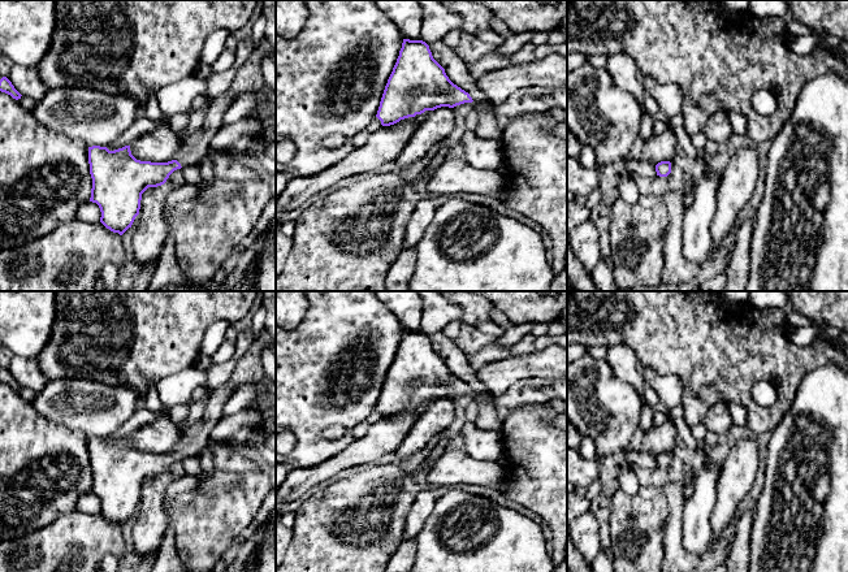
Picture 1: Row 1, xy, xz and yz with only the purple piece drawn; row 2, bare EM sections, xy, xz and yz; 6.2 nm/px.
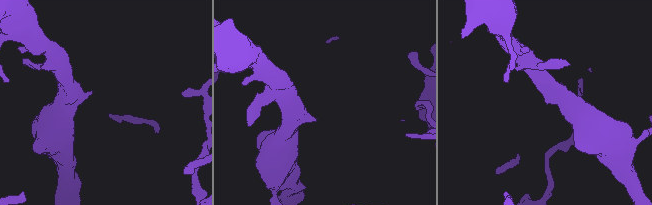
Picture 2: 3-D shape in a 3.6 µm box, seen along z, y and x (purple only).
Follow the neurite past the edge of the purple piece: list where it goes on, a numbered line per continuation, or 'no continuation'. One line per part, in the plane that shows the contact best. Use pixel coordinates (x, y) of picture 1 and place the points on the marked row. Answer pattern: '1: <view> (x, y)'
1: xy (197, 146)

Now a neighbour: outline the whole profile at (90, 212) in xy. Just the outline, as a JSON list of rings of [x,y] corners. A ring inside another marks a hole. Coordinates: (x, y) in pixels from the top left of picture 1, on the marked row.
[[[87,202],[79,207],[77,212],[77,220],[85,222],[98,222],[100,221],[101,212],[96,203]]]

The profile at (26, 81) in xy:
[[[14,64],[7,78],[22,96],[27,96],[35,101],[42,99],[48,90],[48,86],[39,78],[35,68]]]

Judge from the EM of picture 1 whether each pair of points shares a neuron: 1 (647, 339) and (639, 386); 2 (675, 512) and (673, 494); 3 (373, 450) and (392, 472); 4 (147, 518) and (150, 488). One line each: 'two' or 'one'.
1: two
2: one
3: two
4: one

